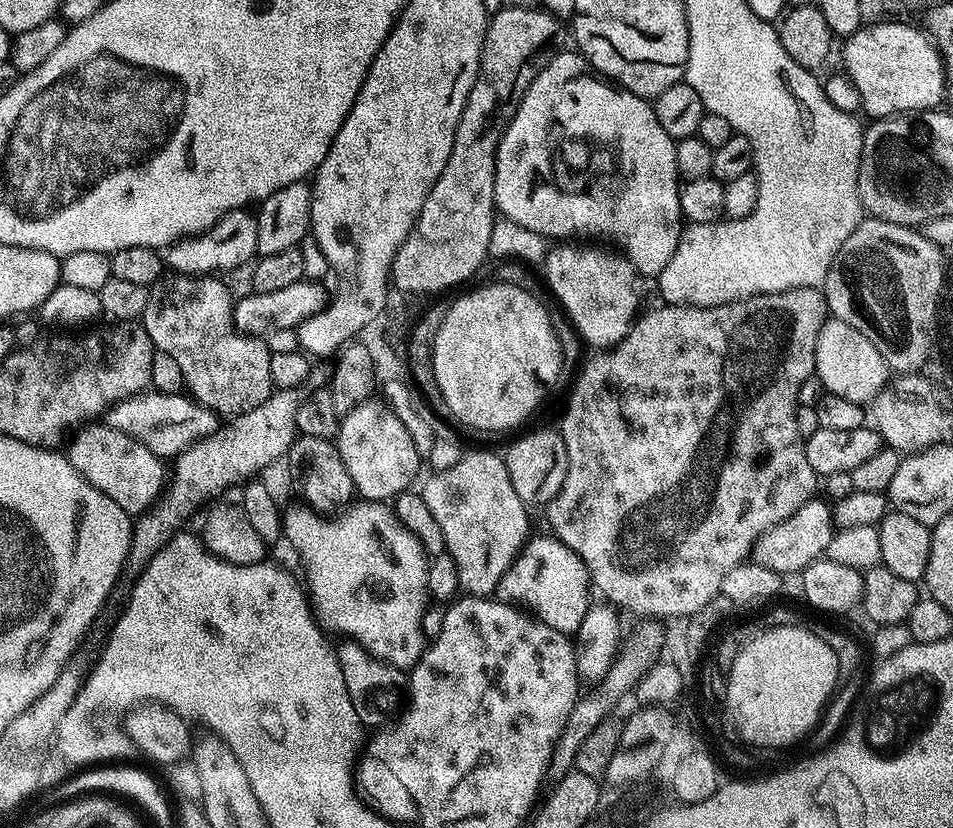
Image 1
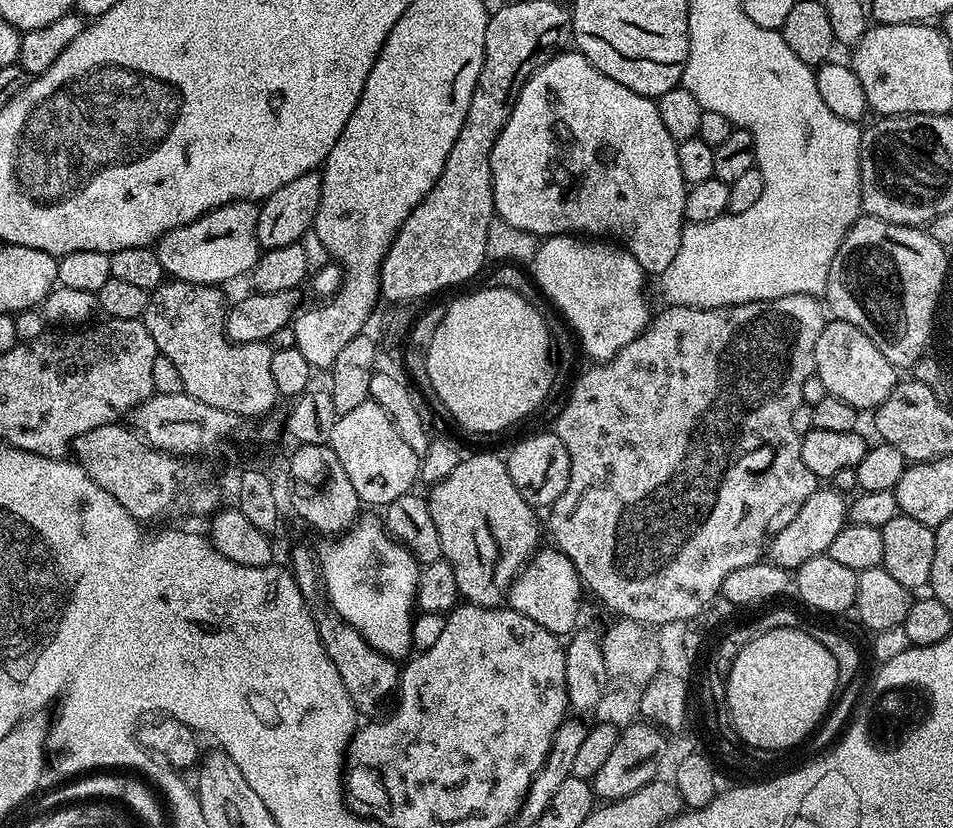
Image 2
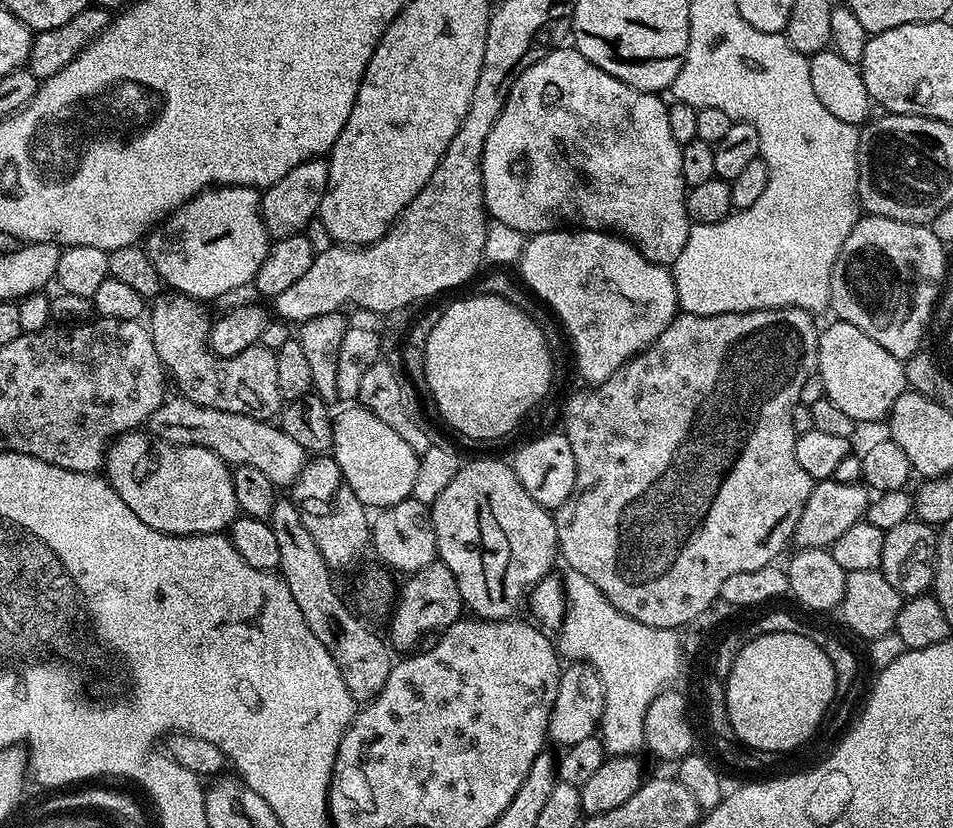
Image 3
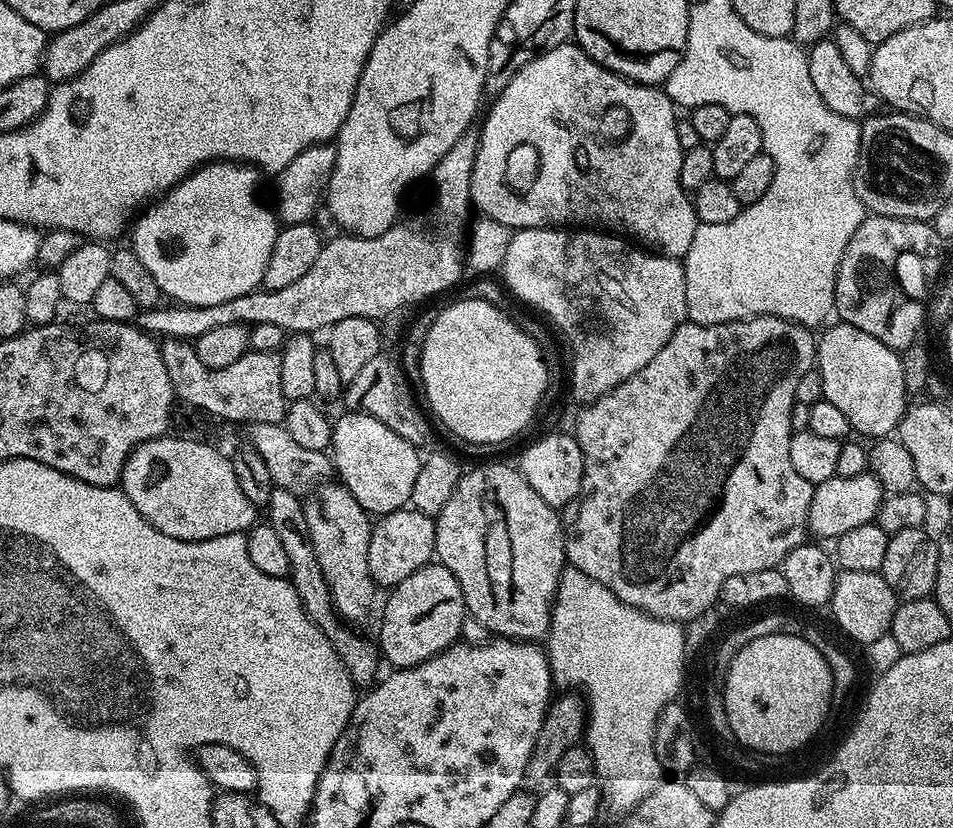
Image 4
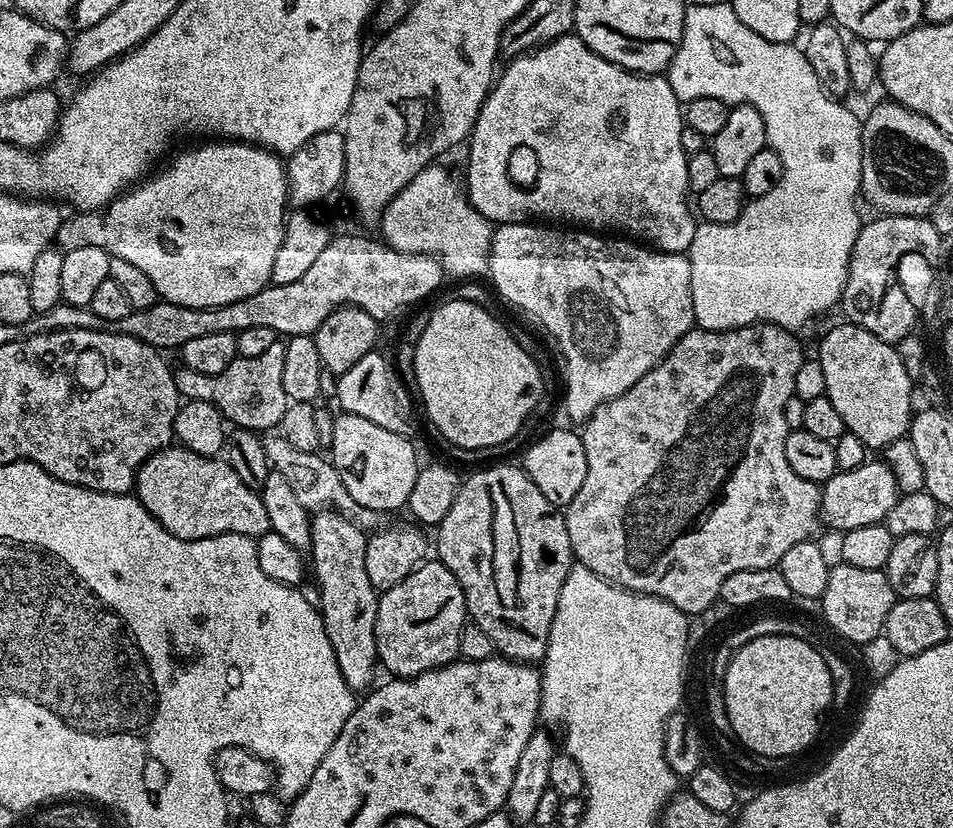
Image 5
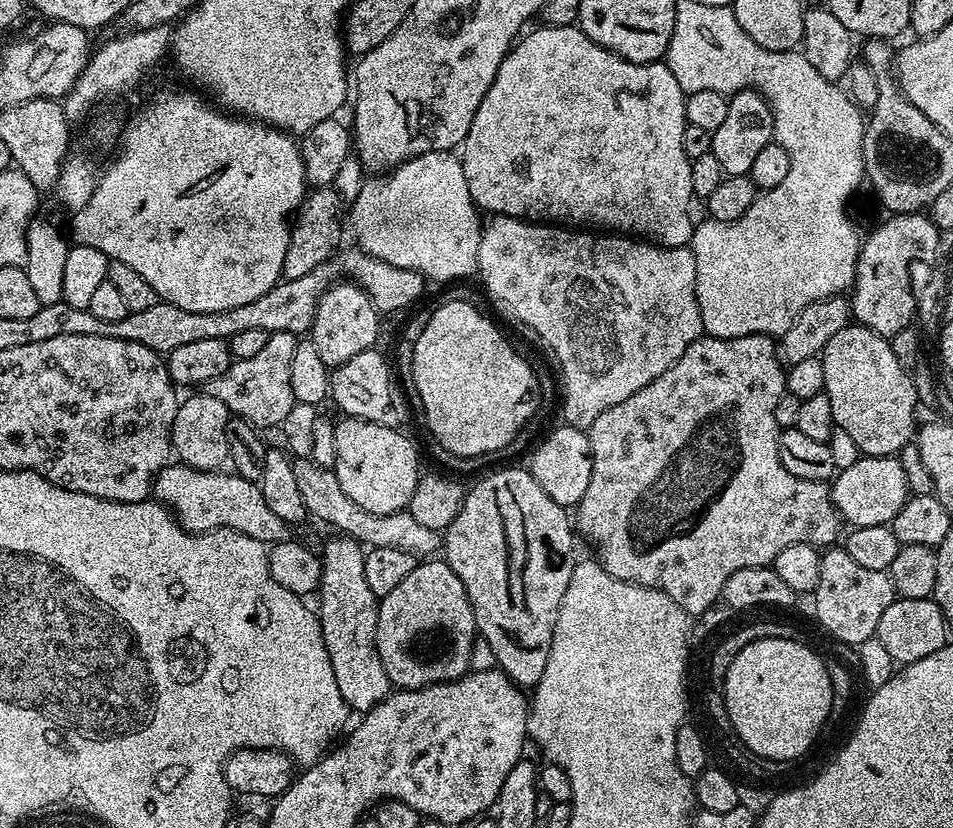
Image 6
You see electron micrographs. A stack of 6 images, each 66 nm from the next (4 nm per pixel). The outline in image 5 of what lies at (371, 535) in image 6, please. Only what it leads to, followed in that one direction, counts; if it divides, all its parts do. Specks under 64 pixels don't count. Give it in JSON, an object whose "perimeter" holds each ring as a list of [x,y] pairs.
{"perimeter":[[[279,434],[265,435],[263,441],[269,465],[278,474],[282,474],[282,478],[286,478],[286,482],[293,488],[298,502],[302,502],[302,506],[306,506],[309,514],[325,510],[340,513],[350,522],[357,524],[359,528],[363,528],[365,533],[368,534],[378,532],[385,527],[385,513],[370,510],[366,506],[354,502],[354,498],[350,498],[350,490],[346,490],[346,486],[342,482],[338,470],[333,466],[331,459],[324,457],[323,460],[319,451],[297,450],[295,446],[290,446],[290,442],[286,442],[284,437]]]}

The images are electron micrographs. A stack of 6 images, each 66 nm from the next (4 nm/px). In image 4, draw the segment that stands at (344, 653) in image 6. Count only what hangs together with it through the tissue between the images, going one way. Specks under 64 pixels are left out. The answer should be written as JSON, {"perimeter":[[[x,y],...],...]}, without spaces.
{"perimeter":[[[326,482],[316,488],[304,500],[304,513],[308,537],[314,546],[314,554],[318,554],[318,566],[322,566],[322,578],[326,578],[326,586],[330,588],[332,605],[336,607],[337,614],[345,624],[360,626],[356,624],[362,623],[371,614],[372,603],[376,600],[376,592],[378,593],[378,585],[370,574],[370,562],[366,562],[373,521],[369,513],[365,512],[356,498],[350,494],[350,490],[339,482]]]}

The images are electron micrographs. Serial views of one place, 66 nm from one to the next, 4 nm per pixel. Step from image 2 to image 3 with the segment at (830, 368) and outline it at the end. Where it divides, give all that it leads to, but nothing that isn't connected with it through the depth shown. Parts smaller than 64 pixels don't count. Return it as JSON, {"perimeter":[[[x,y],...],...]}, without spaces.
{"perimeter":[[[836,320],[821,331],[816,363],[826,399],[861,425],[871,420],[883,421],[896,399],[906,391],[902,361],[894,358],[890,350],[882,350],[870,334],[862,334],[858,326],[850,326],[845,320]]]}

